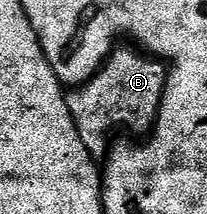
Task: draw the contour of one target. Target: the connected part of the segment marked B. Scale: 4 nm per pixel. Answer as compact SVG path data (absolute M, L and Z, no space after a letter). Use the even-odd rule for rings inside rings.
M119 46L107 57L92 80L86 80L67 92L69 114L73 114L77 134L81 134L81 143L96 162L106 161L114 132L124 128L127 132L150 133L154 129L167 85L168 71L164 61L134 47Z

